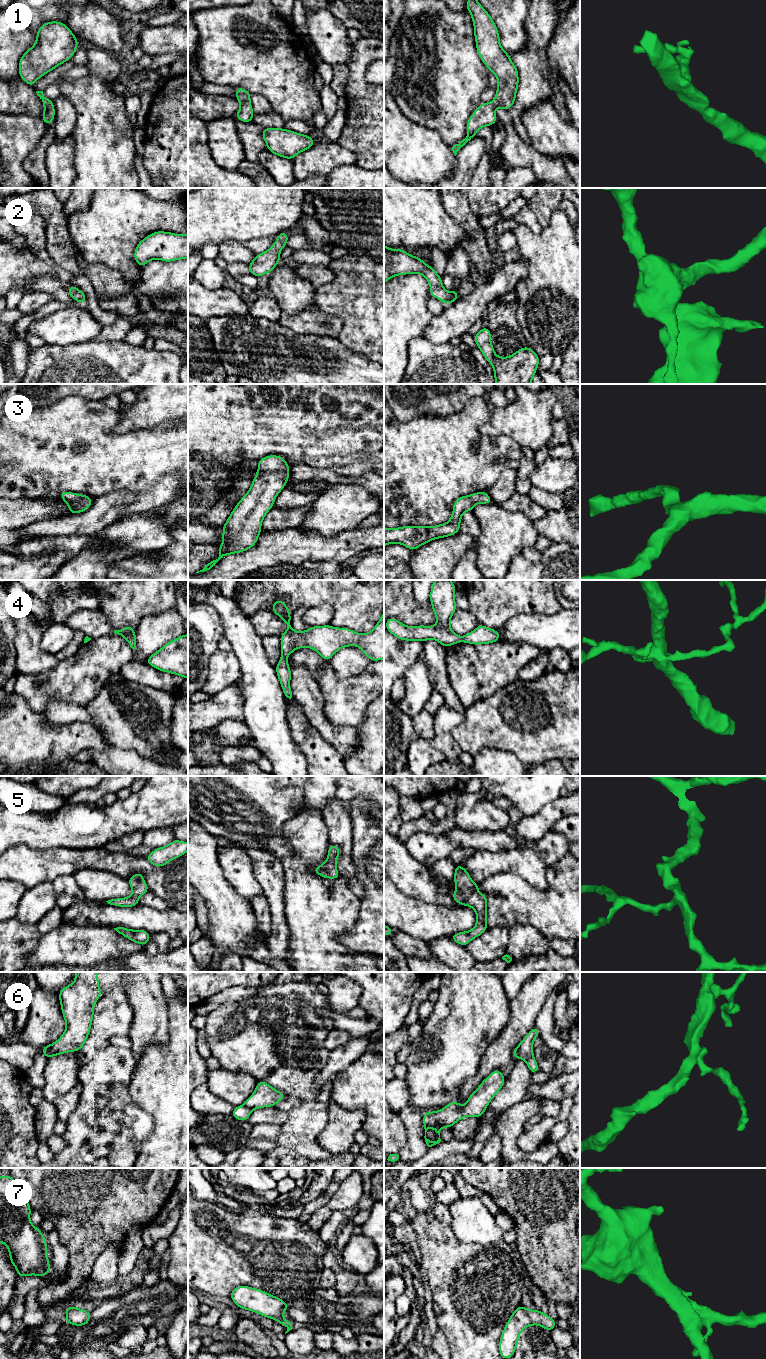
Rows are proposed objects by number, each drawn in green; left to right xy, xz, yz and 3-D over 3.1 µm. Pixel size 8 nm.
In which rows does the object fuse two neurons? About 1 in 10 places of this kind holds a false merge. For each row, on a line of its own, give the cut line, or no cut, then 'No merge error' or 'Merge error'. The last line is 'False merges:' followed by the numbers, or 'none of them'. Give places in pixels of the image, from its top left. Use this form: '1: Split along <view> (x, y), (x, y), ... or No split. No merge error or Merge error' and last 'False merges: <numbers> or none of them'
1: No split. No merge error
2: No split. No merge error
3: No split. No merge error
4: No split. No merge error
5: No split. No merge error
6: Split along xy (51, 1045), (49, 1056). Merge error
7: No split. No merge error
False merges: 6

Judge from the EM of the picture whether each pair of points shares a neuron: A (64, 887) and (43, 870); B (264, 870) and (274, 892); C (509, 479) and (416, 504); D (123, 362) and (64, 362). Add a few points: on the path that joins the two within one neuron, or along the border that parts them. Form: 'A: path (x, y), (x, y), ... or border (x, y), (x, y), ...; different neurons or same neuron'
A: border (72, 874), (59, 876), (52, 882); different neurons
B: path (269, 875), (273, 887); same neuron
C: border (514, 470), (505, 470), (486, 490); different neurons
D: path (108, 362), (79, 362); same neuron

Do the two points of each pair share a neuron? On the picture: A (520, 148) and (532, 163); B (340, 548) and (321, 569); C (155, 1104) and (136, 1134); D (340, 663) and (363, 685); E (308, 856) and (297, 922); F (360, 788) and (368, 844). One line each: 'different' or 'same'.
A: same
B: different
C: different
D: different
E: same
F: different

